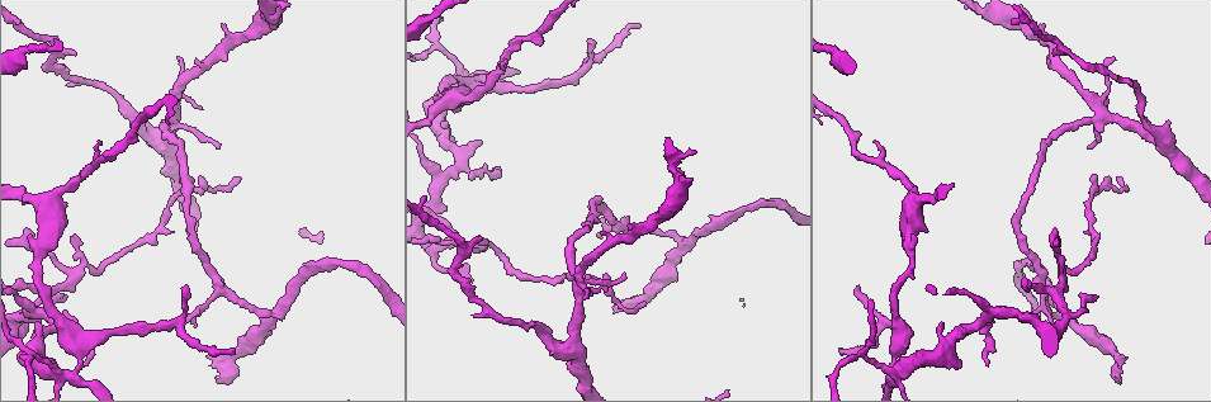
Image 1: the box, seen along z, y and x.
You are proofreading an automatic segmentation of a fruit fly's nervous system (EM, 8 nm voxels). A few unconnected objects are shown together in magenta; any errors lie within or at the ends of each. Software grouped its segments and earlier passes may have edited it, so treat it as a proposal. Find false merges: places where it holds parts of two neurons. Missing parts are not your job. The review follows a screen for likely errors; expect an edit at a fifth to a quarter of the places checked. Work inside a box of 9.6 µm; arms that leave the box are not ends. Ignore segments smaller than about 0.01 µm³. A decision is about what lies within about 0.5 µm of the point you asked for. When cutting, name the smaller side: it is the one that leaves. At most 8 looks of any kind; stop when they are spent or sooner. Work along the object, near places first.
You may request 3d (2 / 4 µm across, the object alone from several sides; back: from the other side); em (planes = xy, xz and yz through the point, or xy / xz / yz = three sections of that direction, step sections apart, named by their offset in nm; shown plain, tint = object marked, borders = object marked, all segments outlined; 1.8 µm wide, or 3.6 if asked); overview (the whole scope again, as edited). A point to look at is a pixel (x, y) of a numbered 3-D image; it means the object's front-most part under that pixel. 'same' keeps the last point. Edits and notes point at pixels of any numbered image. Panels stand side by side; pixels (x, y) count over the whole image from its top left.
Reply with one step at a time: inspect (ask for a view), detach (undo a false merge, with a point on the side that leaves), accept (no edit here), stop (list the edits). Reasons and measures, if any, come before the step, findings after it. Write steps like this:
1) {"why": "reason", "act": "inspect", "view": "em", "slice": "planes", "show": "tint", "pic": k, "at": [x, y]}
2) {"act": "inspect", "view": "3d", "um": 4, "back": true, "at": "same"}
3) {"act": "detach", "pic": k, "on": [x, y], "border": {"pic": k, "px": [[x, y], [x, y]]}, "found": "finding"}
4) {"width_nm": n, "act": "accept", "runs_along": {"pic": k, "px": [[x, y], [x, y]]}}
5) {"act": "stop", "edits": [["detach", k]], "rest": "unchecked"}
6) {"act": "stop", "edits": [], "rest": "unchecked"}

{"why": "sudden change in width", "act": "inspect", "view": "3d", "um": 2, "pic": 1, "at": [1058, 312]}

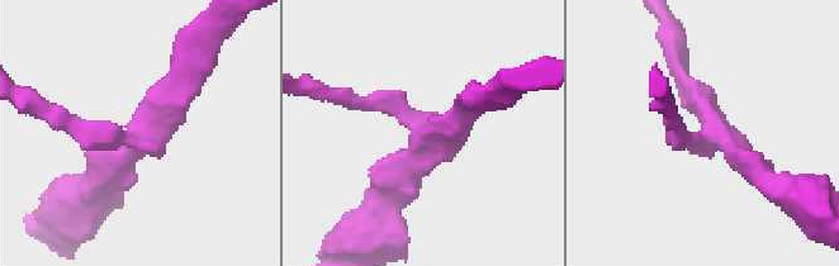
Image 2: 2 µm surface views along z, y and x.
{"arms": 3, "why": "need the tissue", "act": "inspect", "view": "em", "slice": "planes", "show": "borders", "pic": 2, "at": [713, 136]}

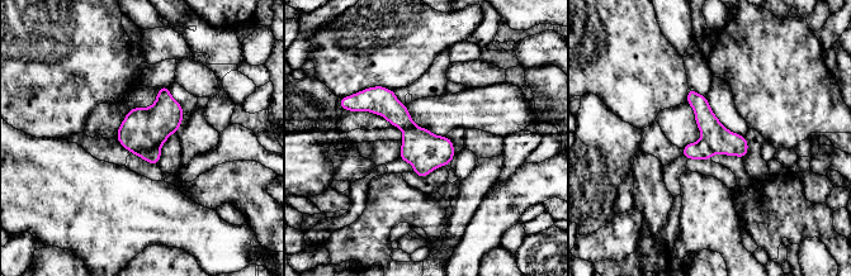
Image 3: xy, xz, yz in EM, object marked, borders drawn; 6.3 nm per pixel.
{"act": "detach", "pic": 3, "on": [425, 151], "border": {"pic": 3, "px": [[403, 129], [430, 133]]}, "found": "two neurons meet here"}

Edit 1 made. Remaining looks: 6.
{"why": "sudden change in width", "act": "inspect", "view": "3d", "um": 2, "pic": 1, "at": [578, 284]}

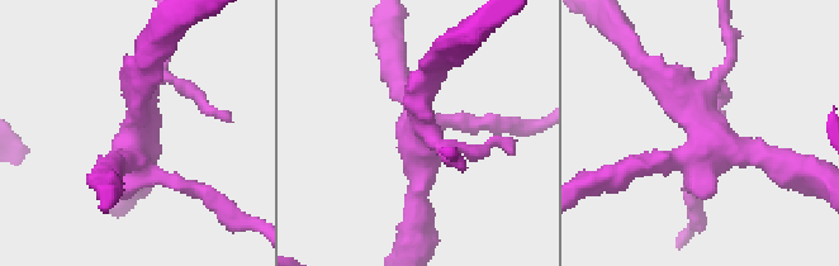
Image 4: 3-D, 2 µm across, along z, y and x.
{"why": "now the EM", "act": "inspect", "view": "em", "slice": "planes", "show": "plain", "pic": 4, "at": [418, 140]}

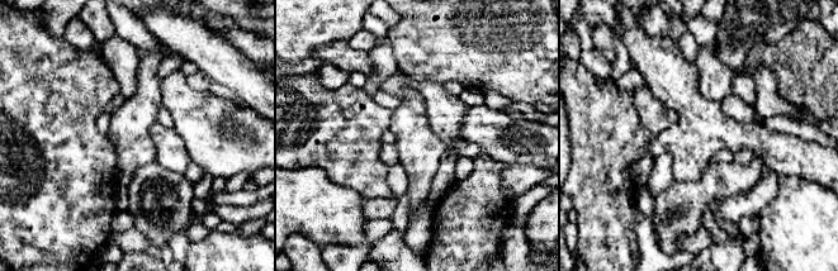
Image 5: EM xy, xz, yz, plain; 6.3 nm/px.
{"why": "with the object marked", "act": "inspect", "view": "em", "slice": "planes", "show": "tint", "at": "same"}

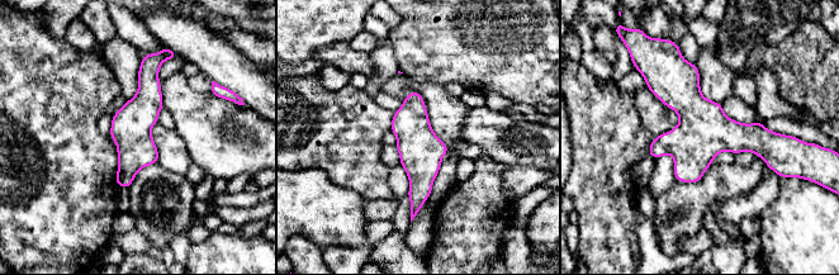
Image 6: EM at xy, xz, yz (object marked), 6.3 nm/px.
{"width_nm": 260, "act": "accept", "runs_along": {"pic": 6, "px": [[649, 80], [719, 133], [778, 140]]}, "found": "all the same neuron"}

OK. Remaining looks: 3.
{"why": "three-way junction", "act": "inspect", "view": "3d", "um": 2, "back": true, "pic": 1, "at": [430, 252]}

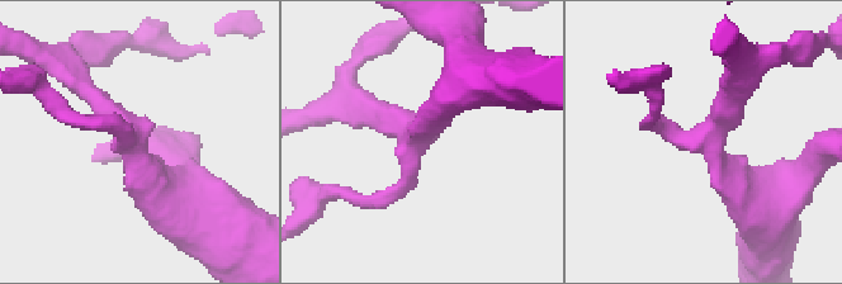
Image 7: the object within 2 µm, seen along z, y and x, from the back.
{"arms": 3, "why": "now the EM", "act": "inspect", "view": "em", "slice": "planes", "show": "tint", "pic": 7, "at": [134, 140]}

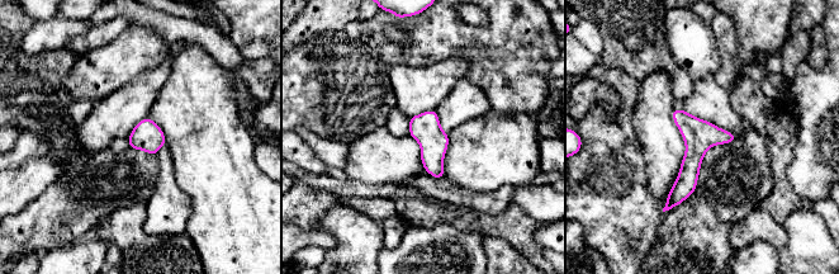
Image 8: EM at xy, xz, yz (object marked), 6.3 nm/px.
{"act": "accept", "runs_along": {"pic": 8, "px": [[682, 113], [692, 160], [671, 203]]}, "found": "all the same neuron"}

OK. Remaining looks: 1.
{"why": "sudden change in width", "act": "inspect", "view": "em", "slice": "xy", "step": 4, "show": "tint", "pic": 1, "at": [909, 249]}

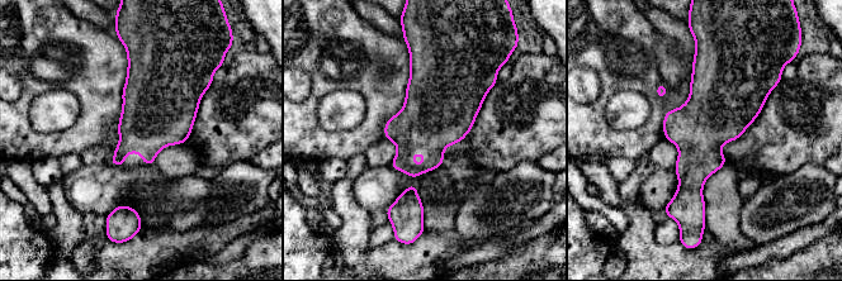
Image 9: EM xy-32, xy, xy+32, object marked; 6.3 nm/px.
{"act": "accept", "found": "all the same neuron"}

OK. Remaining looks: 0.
{"act": "stop", "edits": [["detach", 3]], "rest": "unchecked"}

